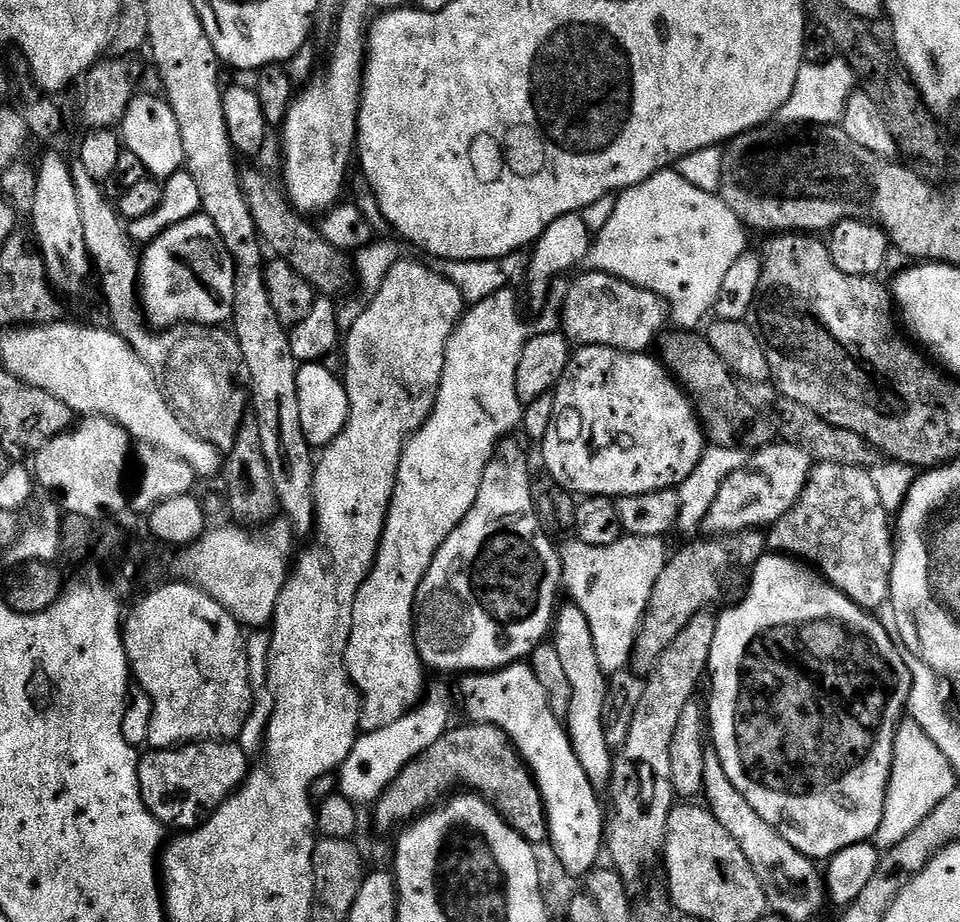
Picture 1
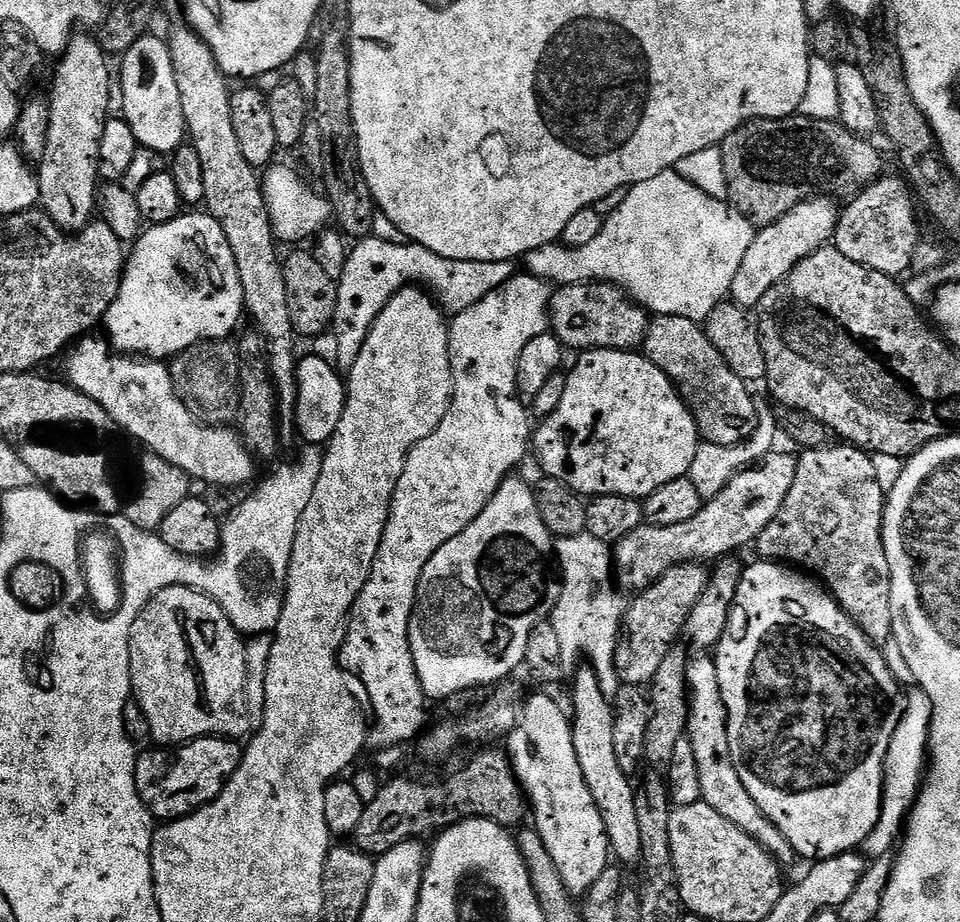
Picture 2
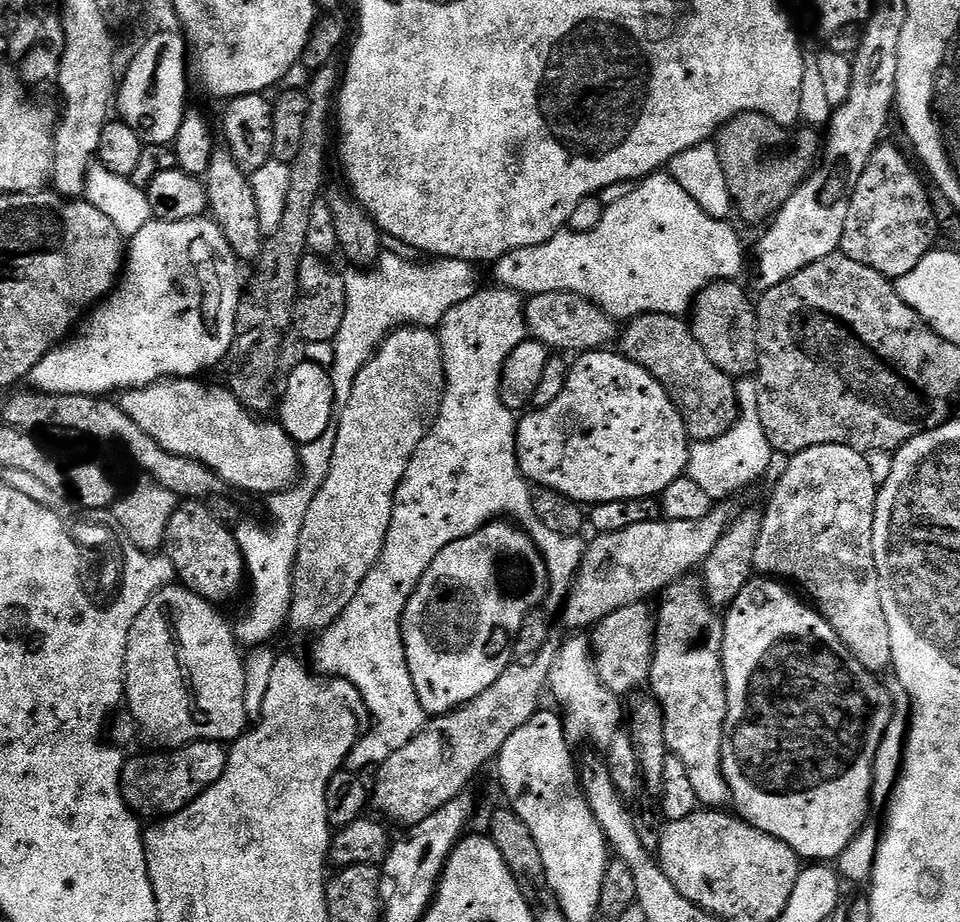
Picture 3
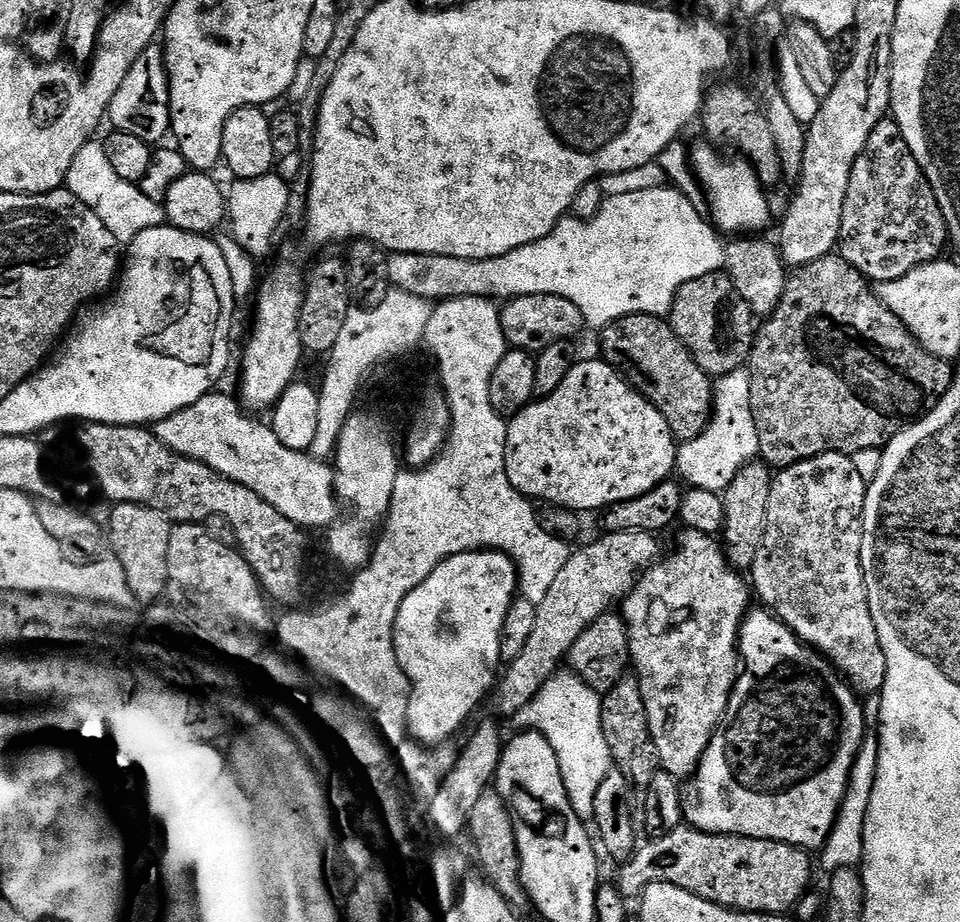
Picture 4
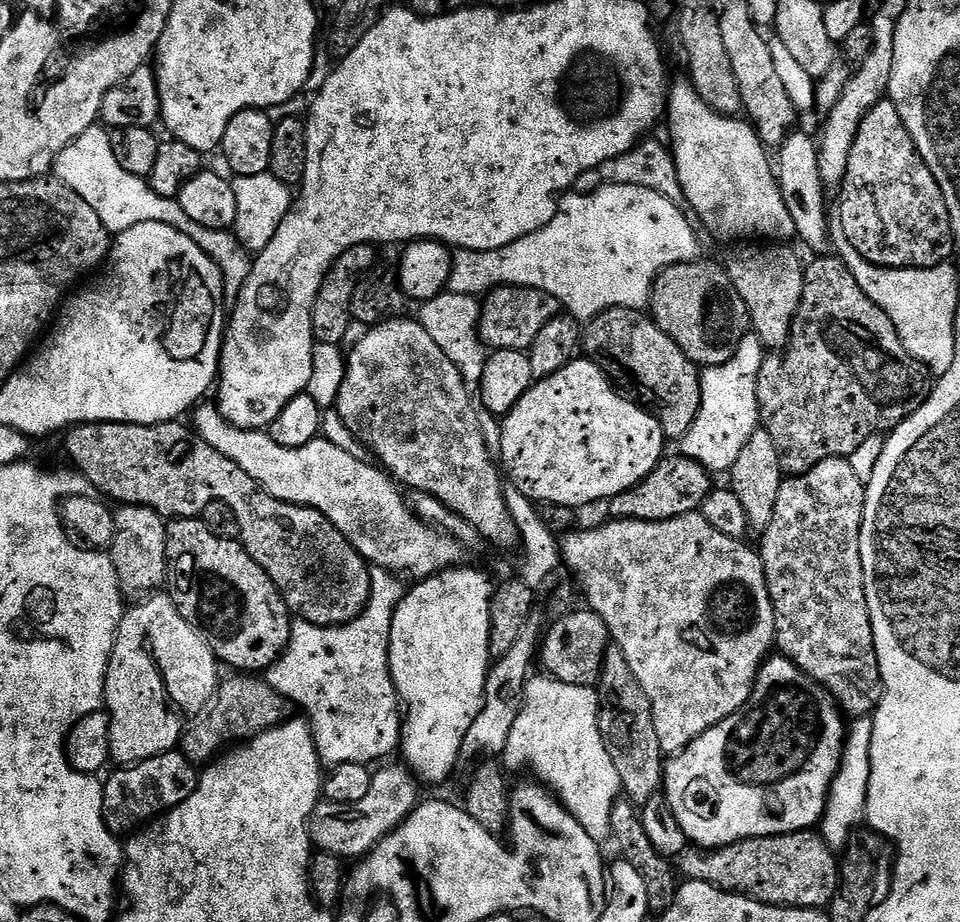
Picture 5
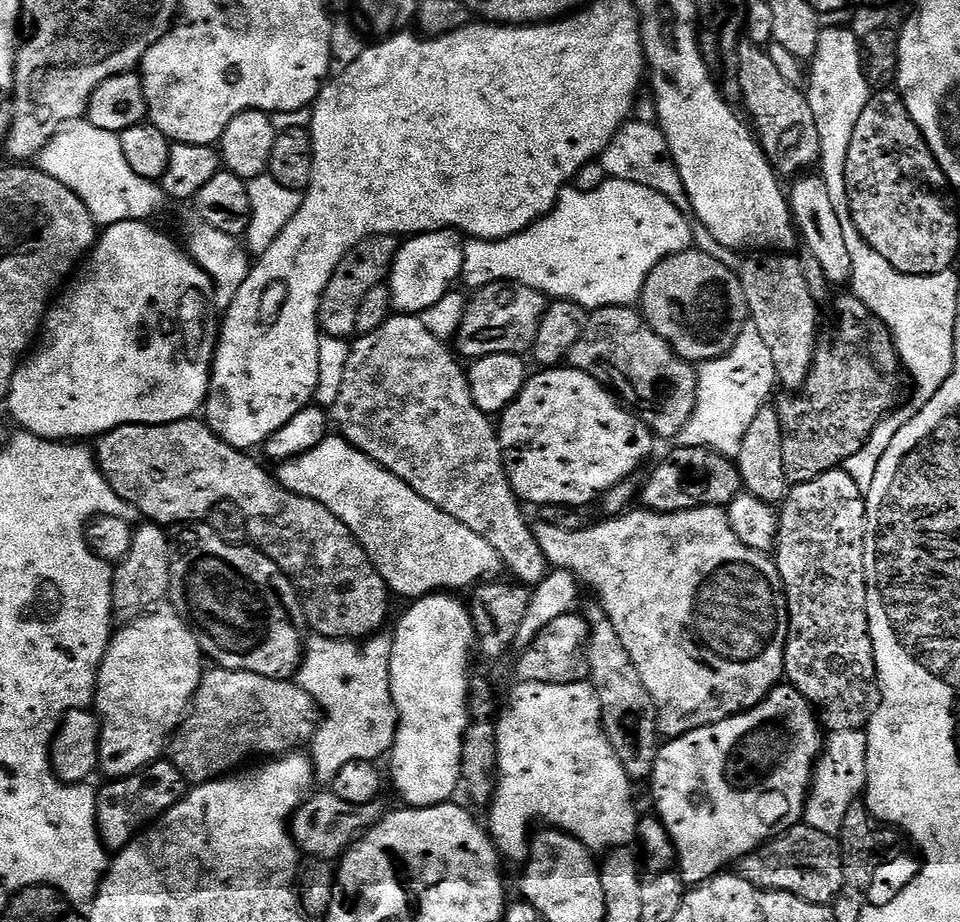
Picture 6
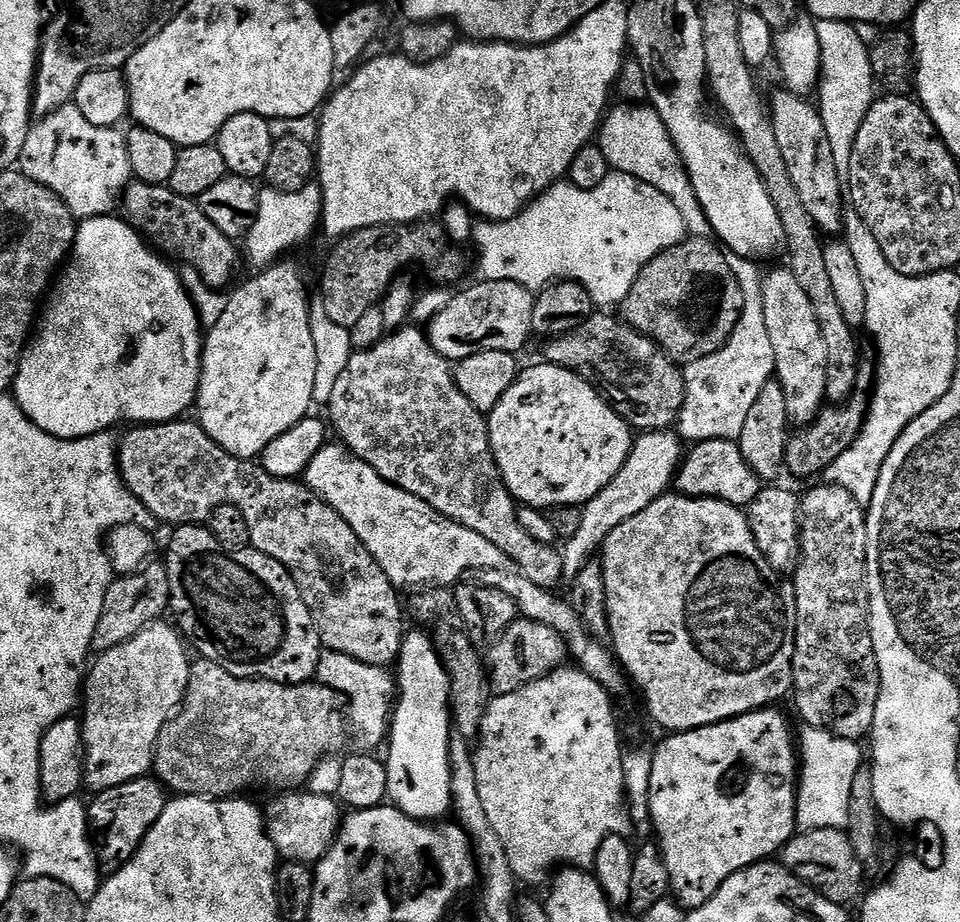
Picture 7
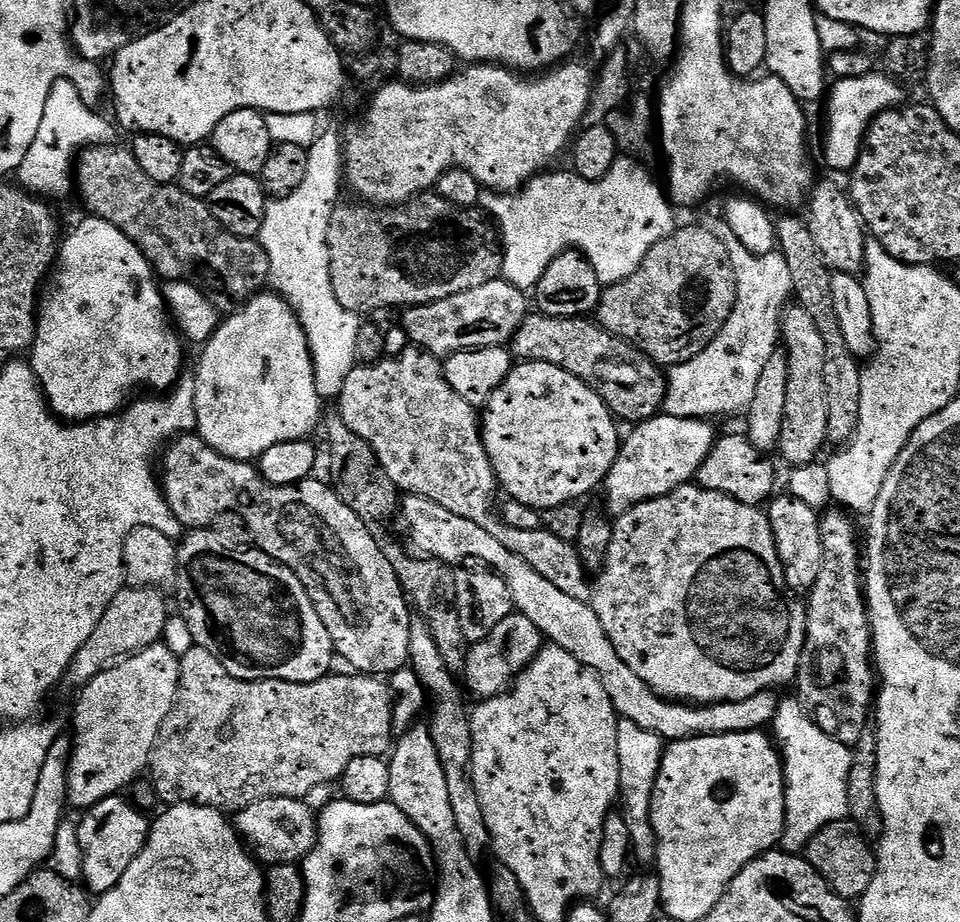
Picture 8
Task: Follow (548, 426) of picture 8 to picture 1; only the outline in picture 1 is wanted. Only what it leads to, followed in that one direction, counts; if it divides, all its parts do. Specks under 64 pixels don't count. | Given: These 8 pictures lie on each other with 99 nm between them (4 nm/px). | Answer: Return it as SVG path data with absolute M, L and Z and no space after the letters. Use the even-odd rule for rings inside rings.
M597 344L589 348L577 347L573 351L568 369L564 371L564 377L560 379L560 383L554 389L554 418L550 422L550 430L546 430L546 438L542 441L544 464L548 467L545 468L547 475L557 480L563 488L573 494L579 494L581 497L611 496L613 498L650 494L663 488L676 488L683 484L686 478L690 478L690 474L694 474L694 466L698 466L705 447L706 437L696 415L696 409L693 408L684 389L676 383L668 369L655 355L643 352L623 352L613 348L603 348Z

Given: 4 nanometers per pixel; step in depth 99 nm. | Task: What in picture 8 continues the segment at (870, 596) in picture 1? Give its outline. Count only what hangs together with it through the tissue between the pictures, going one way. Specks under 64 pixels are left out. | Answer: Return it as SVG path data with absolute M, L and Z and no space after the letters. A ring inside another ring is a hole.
M844 510L832 511L820 516L820 573L808 596L806 642L794 684L800 687L798 699L808 709L814 723L838 742L856 746L874 712L872 625L862 583L862 552L856 549L853 517Z

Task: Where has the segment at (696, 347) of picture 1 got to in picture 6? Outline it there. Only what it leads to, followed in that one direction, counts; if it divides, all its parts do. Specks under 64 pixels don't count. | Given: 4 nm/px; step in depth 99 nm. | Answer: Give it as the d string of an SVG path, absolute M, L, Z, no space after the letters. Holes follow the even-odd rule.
M619 304L609 308L595 309L588 317L586 330L582 330L582 338L574 342L567 363L573 368L590 374L598 383L615 393L621 405L632 415L637 416L648 431L659 439L661 436L669 442L675 441L682 426L690 422L690 414L694 414L697 369L674 352L672 347L648 325L635 307Z

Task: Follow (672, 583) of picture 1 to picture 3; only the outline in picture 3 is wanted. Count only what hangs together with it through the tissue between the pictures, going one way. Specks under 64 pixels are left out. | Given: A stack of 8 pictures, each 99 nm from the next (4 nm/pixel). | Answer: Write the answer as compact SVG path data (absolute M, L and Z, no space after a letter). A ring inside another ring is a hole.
M647 603L635 604L634 606L622 606L622 610L614 610L606 618L602 618L599 624L590 632L590 647L592 658L596 666L598 678L615 696L621 698L643 689L649 683L652 674L652 654L654 651L654 616Z

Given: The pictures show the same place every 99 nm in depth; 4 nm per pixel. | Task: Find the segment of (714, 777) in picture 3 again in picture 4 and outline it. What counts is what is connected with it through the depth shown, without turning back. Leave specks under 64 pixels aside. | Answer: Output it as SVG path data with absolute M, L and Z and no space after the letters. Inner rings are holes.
M693 530L683 534L680 549L673 556L665 555L657 560L637 579L632 593L622 601L622 615L628 626L630 660L646 689L647 725L659 763L665 772L678 778L691 778L700 767L708 743L721 727L720 719L729 715L728 703L736 688L736 675L742 672L740 632L750 611L750 584L730 567L725 545L716 536Z

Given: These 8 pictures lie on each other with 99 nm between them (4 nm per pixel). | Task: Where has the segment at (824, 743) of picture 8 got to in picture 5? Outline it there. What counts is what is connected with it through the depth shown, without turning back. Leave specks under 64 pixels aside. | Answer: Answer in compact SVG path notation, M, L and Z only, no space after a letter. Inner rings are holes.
M862 716L851 721L846 732L844 742L844 757L840 763L838 774L828 792L828 805L824 817L818 825L818 835L833 850L843 850L849 847L852 831L865 819L864 807L868 801L868 787L870 786L870 742L874 734L872 716Z

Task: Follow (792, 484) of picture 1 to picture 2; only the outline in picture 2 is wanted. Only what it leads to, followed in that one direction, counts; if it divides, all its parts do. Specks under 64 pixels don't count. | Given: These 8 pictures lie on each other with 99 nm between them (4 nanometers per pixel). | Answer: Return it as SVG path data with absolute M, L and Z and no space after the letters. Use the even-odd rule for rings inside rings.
M773 450L751 468L736 473L713 500L701 503L698 514L675 526L638 526L614 546L614 580L621 589L633 588L639 594L655 580L679 564L715 562L722 556L739 553L739 548L751 545L770 526L786 500L790 482L794 480L797 457Z

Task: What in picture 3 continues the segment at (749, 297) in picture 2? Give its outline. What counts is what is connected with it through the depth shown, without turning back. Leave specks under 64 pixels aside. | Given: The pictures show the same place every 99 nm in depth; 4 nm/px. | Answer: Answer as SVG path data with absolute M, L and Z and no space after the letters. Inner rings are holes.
M874 12L863 21L864 33L856 56L851 57L853 85L849 97L833 111L826 125L828 136L826 132L816 167L763 229L764 237L756 248L756 284L760 290L778 286L798 274L798 270L806 270L806 266L818 262L818 258L837 252L852 192L858 178L862 178L862 170L866 170L866 162L870 162L874 150L885 139L884 131L888 128L888 119L891 116L893 119L896 103L901 21L892 20L888 12Z

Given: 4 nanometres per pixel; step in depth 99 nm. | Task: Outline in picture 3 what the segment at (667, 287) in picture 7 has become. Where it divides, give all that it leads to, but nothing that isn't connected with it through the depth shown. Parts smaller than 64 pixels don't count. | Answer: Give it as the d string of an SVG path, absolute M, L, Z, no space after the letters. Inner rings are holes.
M717 280L703 288L690 309L690 327L694 338L698 338L698 346L706 350L710 362L718 366L728 376L733 378L748 378L757 371L760 363L760 351L758 350L758 334L756 333L756 309L754 300L751 300L742 289L739 283L731 280Z

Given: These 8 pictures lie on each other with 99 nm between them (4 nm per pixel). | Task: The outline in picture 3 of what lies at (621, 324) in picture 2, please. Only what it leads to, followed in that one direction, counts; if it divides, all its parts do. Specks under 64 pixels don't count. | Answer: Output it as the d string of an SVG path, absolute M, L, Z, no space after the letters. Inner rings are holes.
M547 292L527 297L524 320L528 323L528 336L542 342L550 350L560 354L583 354L603 349L617 339L618 324L611 316L584 296L573 292ZM617 327L617 328L616 328Z

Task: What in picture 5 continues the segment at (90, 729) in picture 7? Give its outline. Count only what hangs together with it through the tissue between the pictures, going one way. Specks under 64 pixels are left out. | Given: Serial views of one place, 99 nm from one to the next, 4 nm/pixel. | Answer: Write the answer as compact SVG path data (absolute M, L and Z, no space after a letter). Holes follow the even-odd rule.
M153 594L141 599L135 606L129 607L124 613L124 617L120 623L120 629L116 635L116 646L112 651L112 662L108 666L108 678L106 680L106 690L104 691L106 711L109 716L109 754L111 759L117 765L131 766L141 764L144 760L149 760L155 756L160 756L164 752L173 751L181 743L186 731L183 714L197 715L196 717L199 717L213 703L220 685L218 670L220 670L220 663L208 644L207 637L204 636L201 629L197 628L195 624L192 624L186 618L182 618L182 614L177 610L171 595Z

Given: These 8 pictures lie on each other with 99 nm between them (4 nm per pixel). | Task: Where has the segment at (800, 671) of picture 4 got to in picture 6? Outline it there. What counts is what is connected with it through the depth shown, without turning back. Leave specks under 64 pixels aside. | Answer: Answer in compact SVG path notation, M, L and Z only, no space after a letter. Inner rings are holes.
M784 682L754 707L687 732L685 736L669 739L657 751L650 777L652 796L656 799L654 812L666 826L676 848L678 871L685 885L705 884L713 876L731 869L728 867L732 863L733 867L768 843L773 836L801 823L808 789L812 787L814 765L820 758L825 739L812 705L799 690Z

